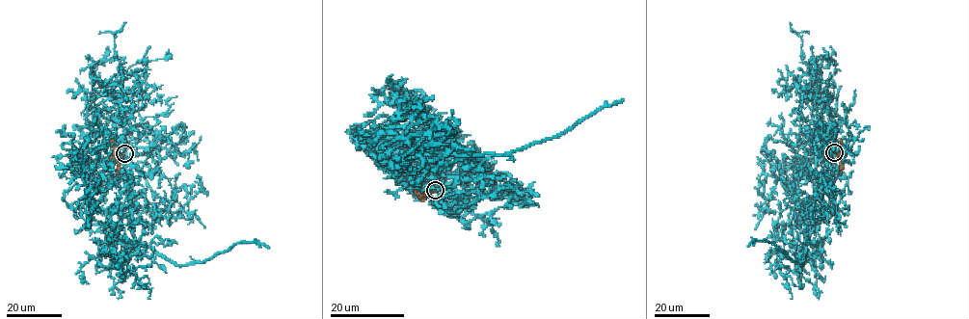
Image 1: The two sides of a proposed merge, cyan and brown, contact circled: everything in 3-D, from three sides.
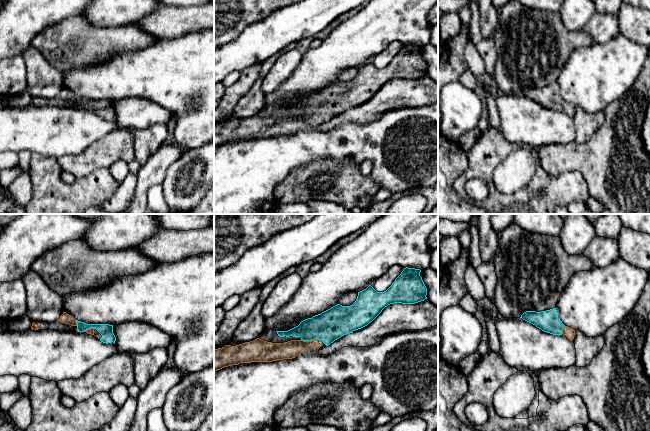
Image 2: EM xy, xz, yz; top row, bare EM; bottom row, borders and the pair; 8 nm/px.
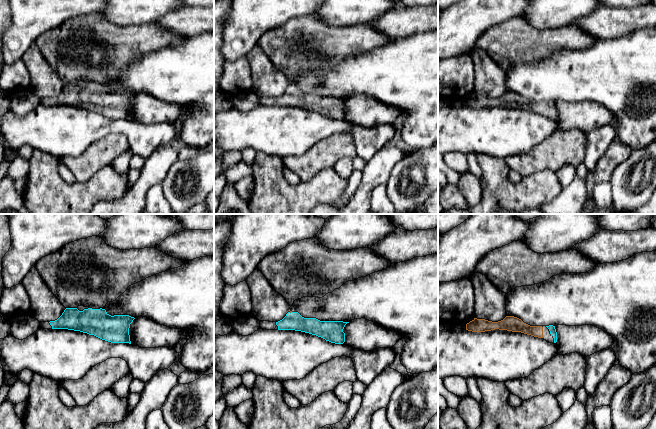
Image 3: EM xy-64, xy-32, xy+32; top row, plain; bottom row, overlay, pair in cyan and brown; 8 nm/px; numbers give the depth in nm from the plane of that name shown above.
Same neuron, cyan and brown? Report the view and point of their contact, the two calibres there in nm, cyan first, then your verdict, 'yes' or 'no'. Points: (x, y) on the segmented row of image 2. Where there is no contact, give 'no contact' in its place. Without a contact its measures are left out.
xz (309, 340) | 240/140 nm | yes

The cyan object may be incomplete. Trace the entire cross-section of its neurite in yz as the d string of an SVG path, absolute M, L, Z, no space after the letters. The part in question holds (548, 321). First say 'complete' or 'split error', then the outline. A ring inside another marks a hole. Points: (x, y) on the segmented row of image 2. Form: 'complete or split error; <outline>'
split error; M556 308L536 312L536 311L526 311L521 317L523 320L535 325L537 328L544 332L553 335L565 335L568 339L573 340L575 335L575 330L565 326L560 318L558 317L558 312Z

